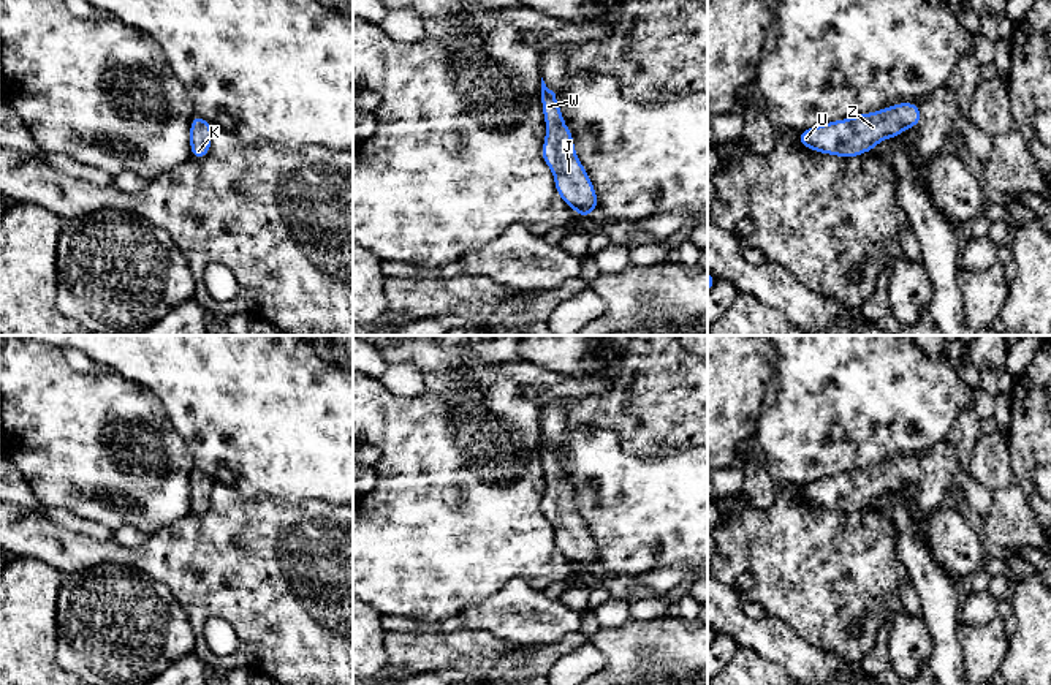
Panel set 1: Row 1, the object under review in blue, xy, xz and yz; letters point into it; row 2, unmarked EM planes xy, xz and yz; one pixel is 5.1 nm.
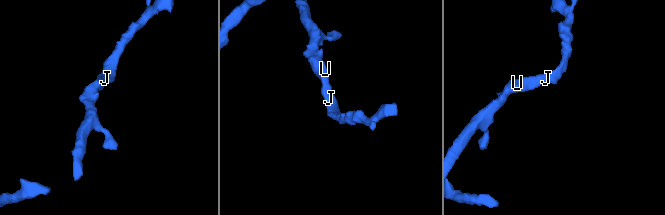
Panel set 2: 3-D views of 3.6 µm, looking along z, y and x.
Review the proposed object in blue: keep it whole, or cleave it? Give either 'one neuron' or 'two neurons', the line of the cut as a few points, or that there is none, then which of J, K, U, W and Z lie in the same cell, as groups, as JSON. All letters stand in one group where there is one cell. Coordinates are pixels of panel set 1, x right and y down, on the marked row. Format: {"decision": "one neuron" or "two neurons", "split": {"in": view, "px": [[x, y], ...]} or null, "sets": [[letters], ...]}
{"decision": "one neuron", "split": null, "sets": [["J", "K", "U", "W", "Z"]]}

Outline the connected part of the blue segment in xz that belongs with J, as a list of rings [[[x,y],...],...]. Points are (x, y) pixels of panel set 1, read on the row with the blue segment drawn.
[[[543,78],[541,109],[546,123],[541,158],[554,174],[556,191],[576,215],[590,217],[598,207],[597,191],[584,165],[576,157],[573,134],[563,123],[557,97],[546,87]]]

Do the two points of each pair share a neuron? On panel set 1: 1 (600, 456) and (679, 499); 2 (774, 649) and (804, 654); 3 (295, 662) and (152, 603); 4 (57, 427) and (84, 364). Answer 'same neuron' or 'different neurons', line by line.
1: same neuron
2: same neuron
3: different neurons
4: different neurons

